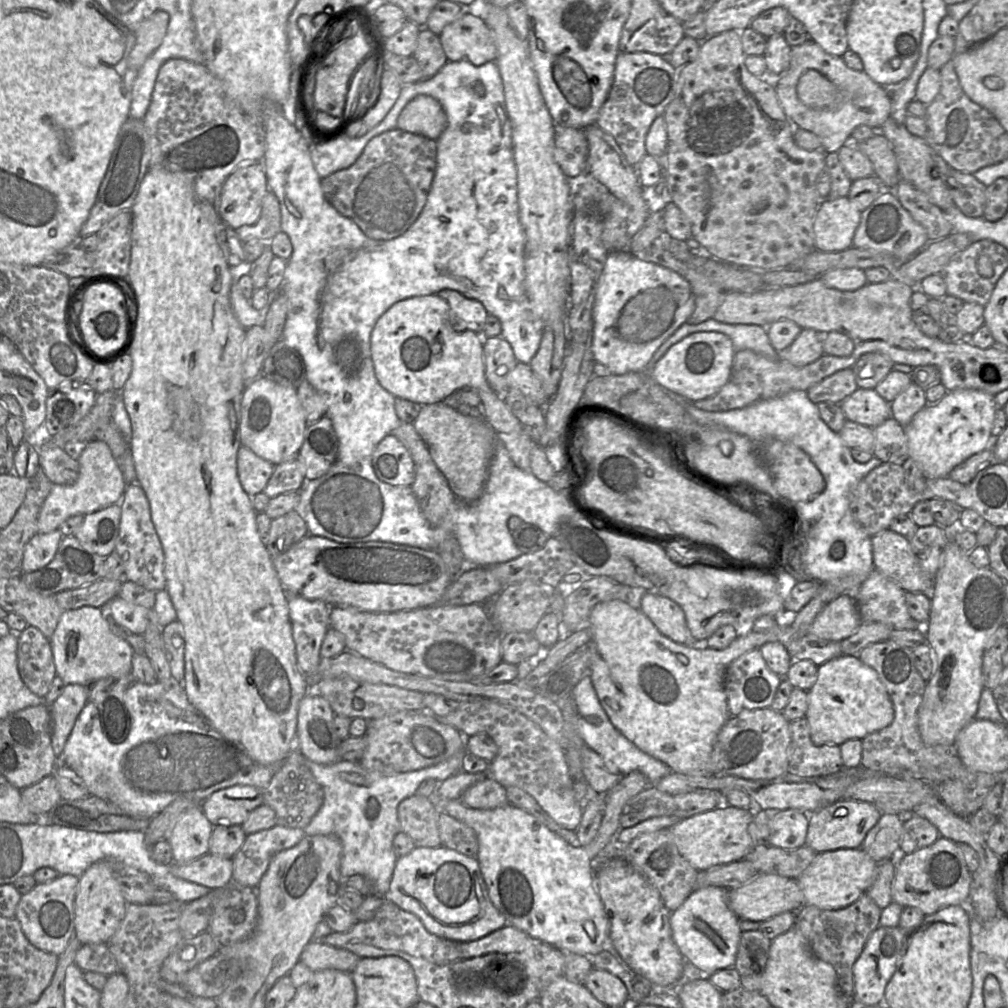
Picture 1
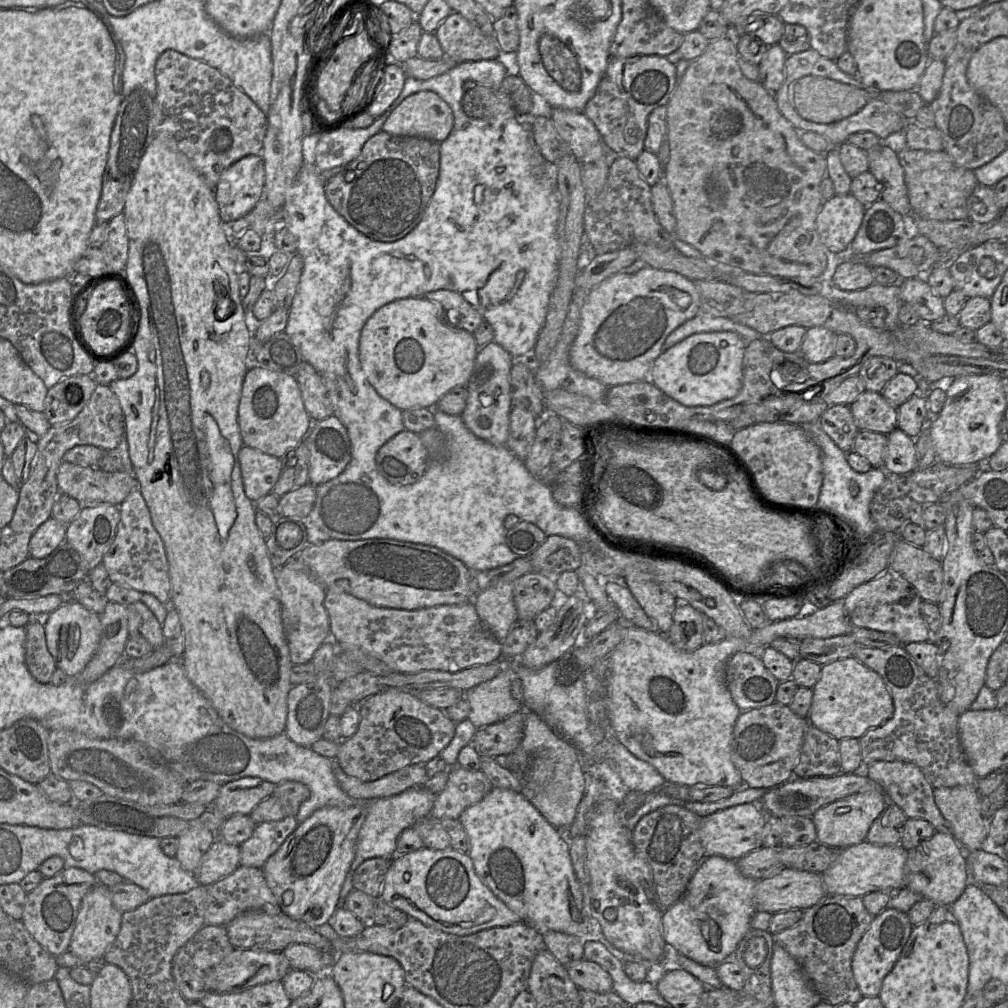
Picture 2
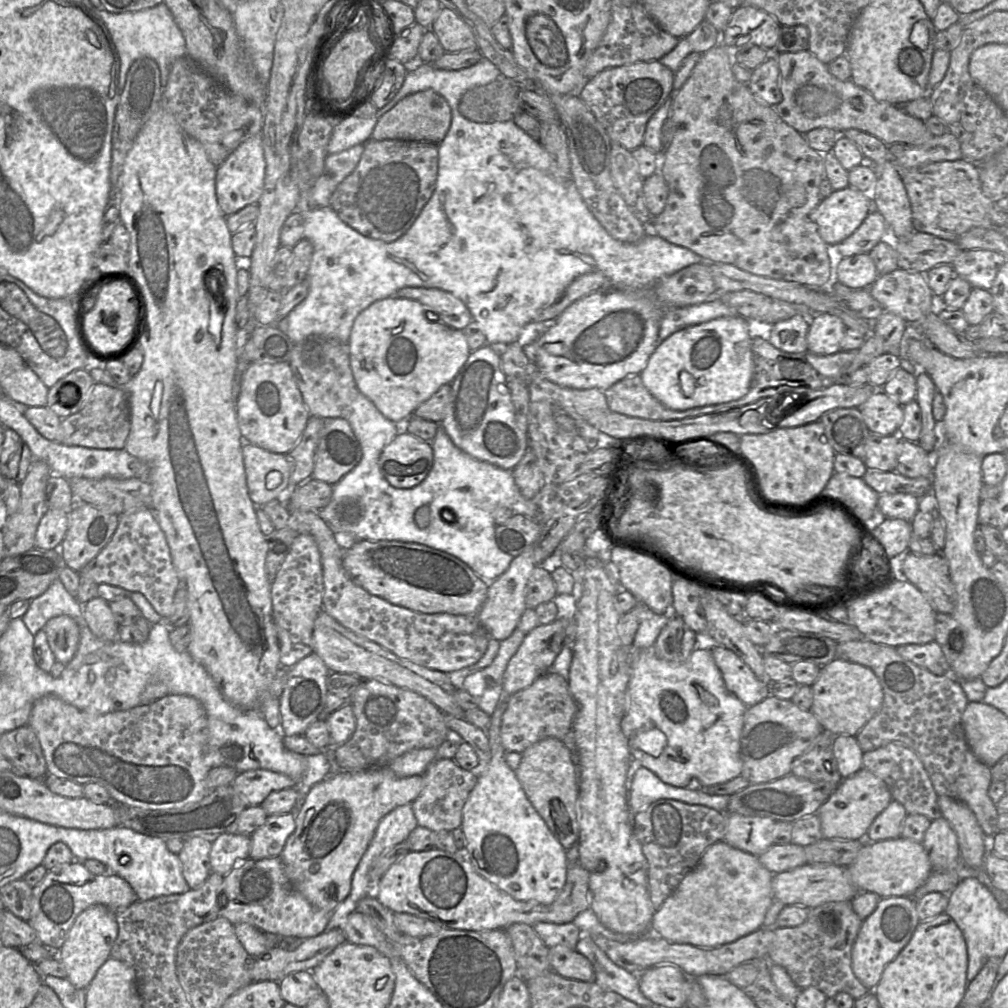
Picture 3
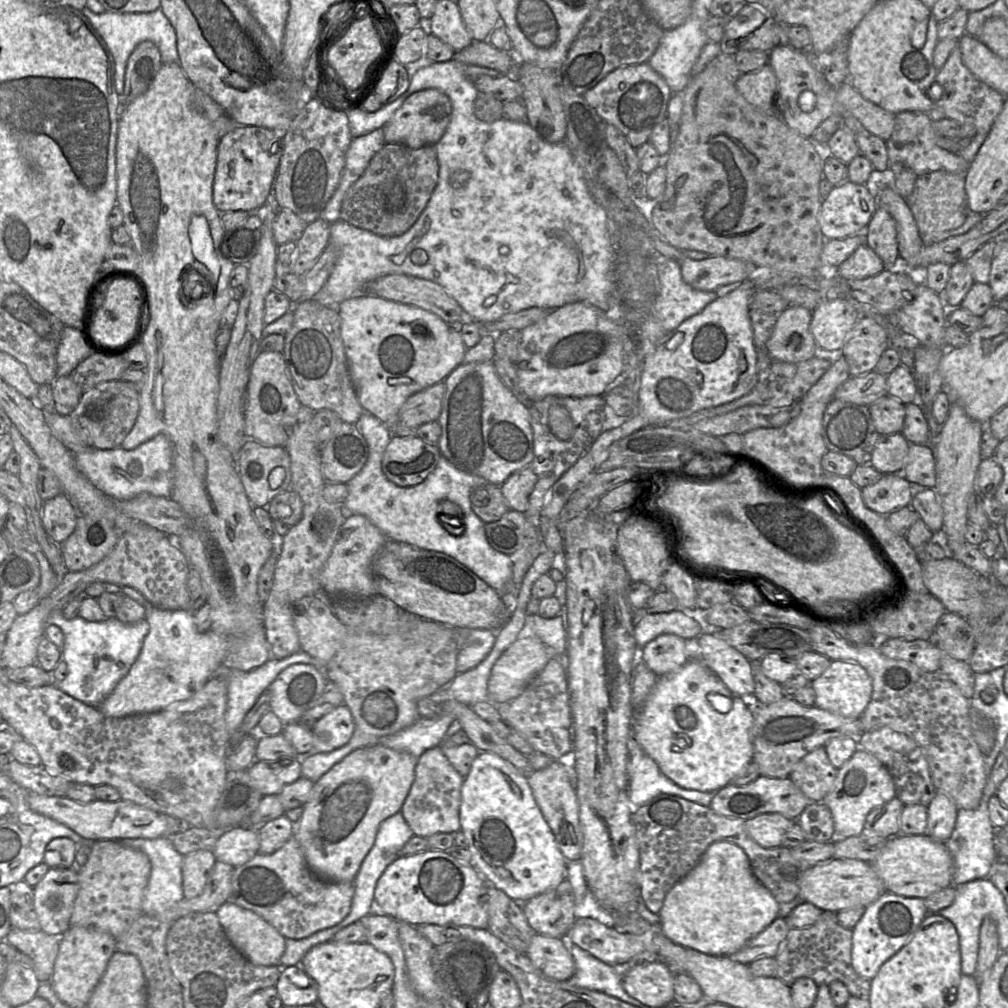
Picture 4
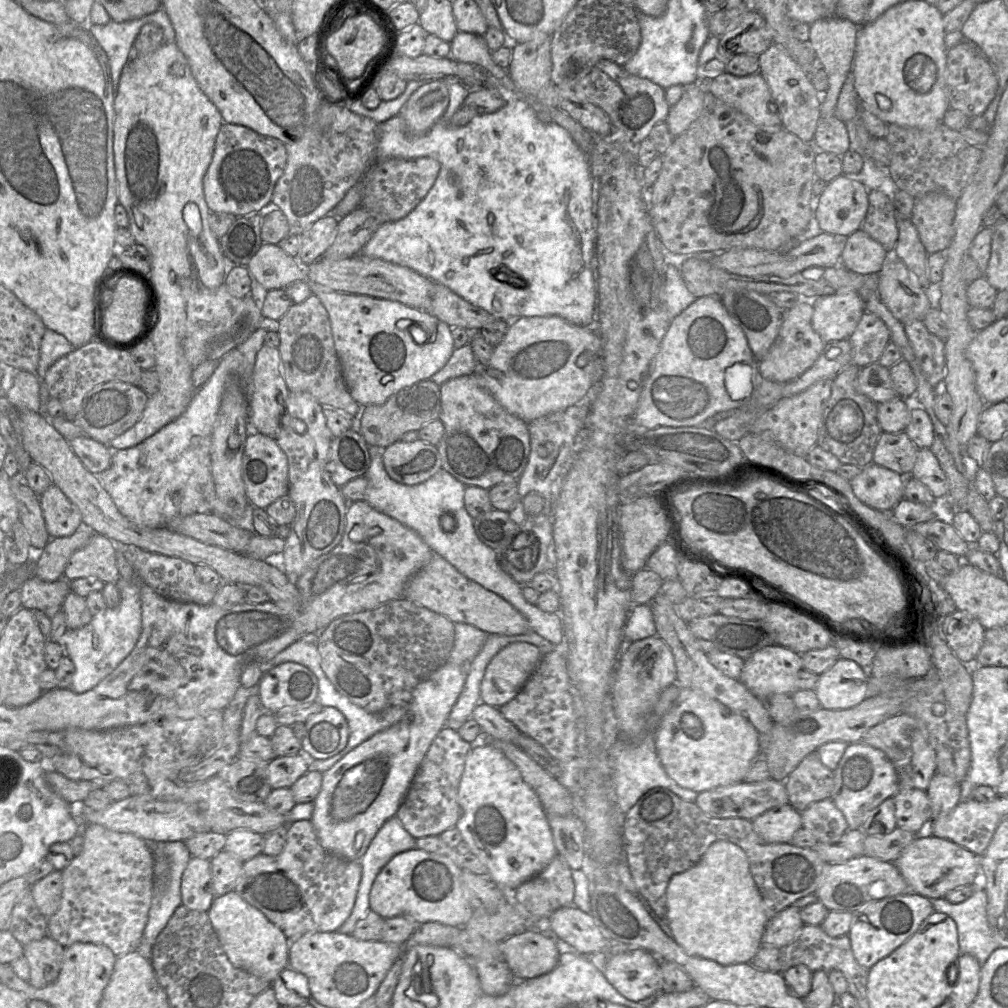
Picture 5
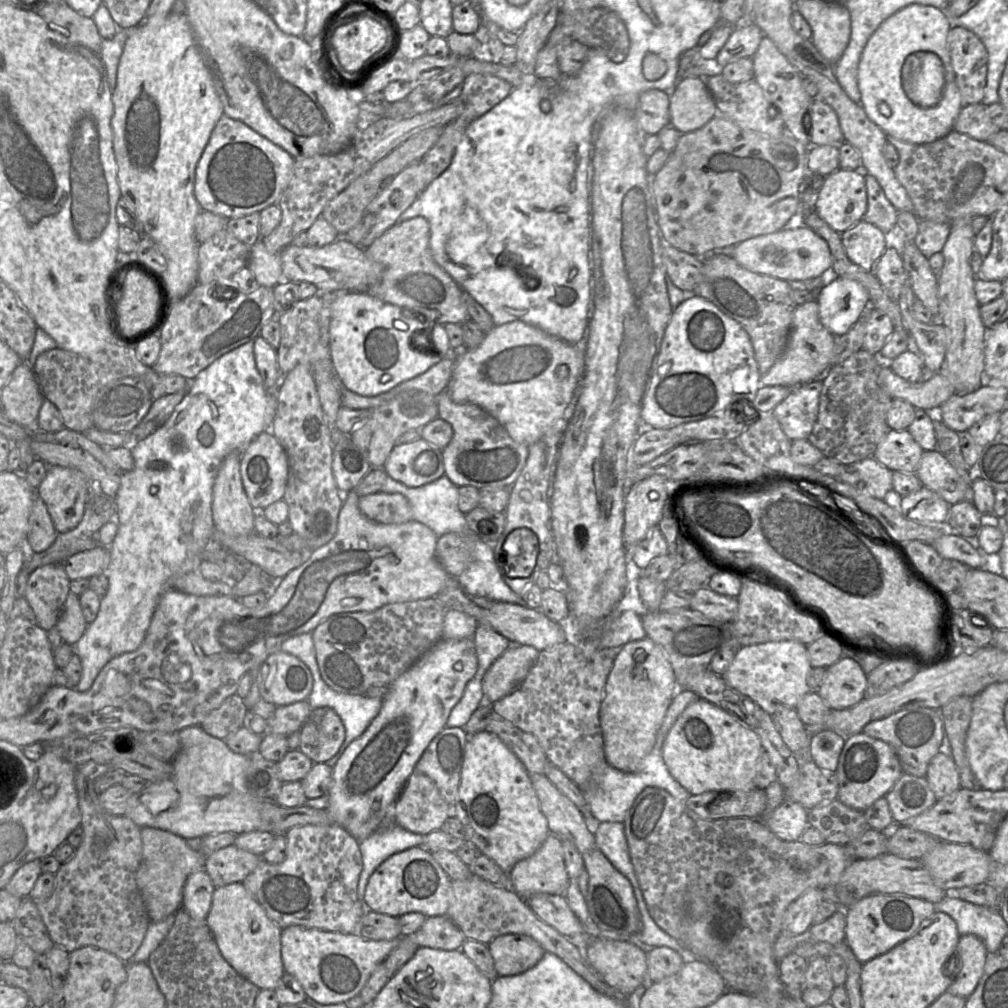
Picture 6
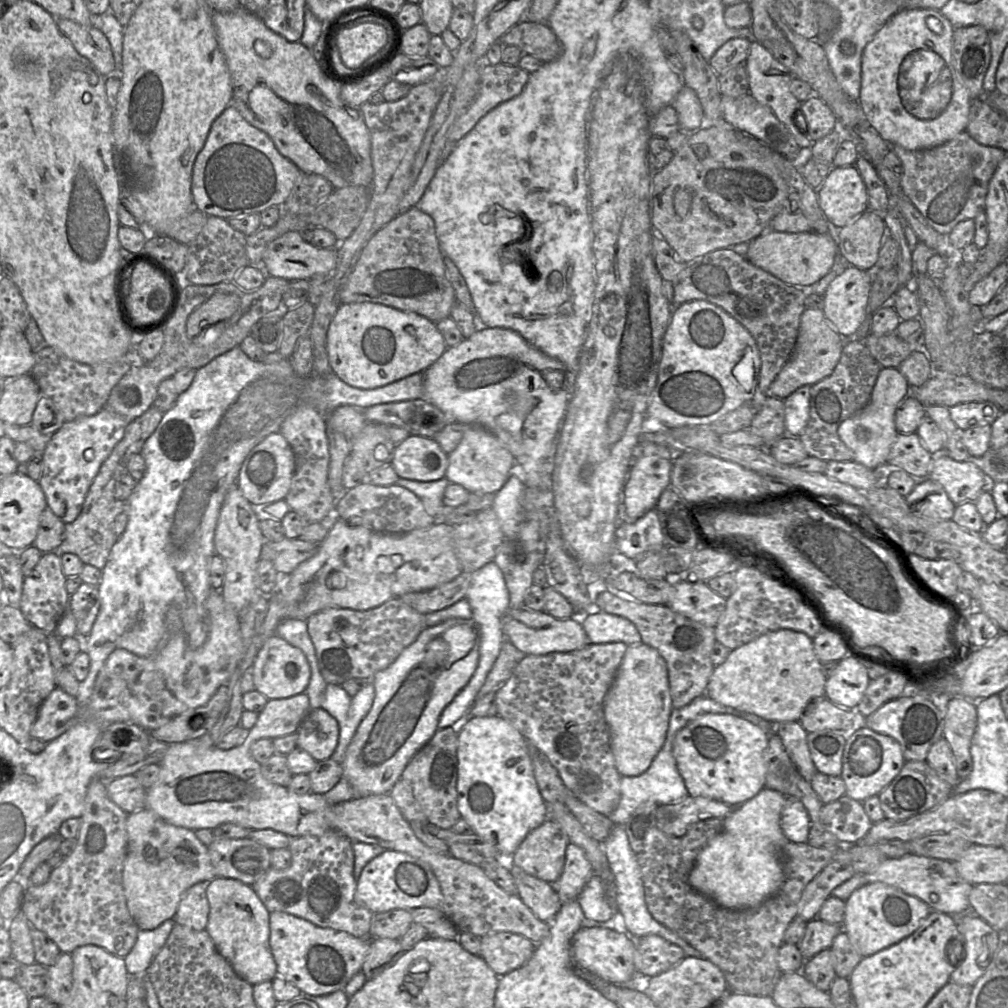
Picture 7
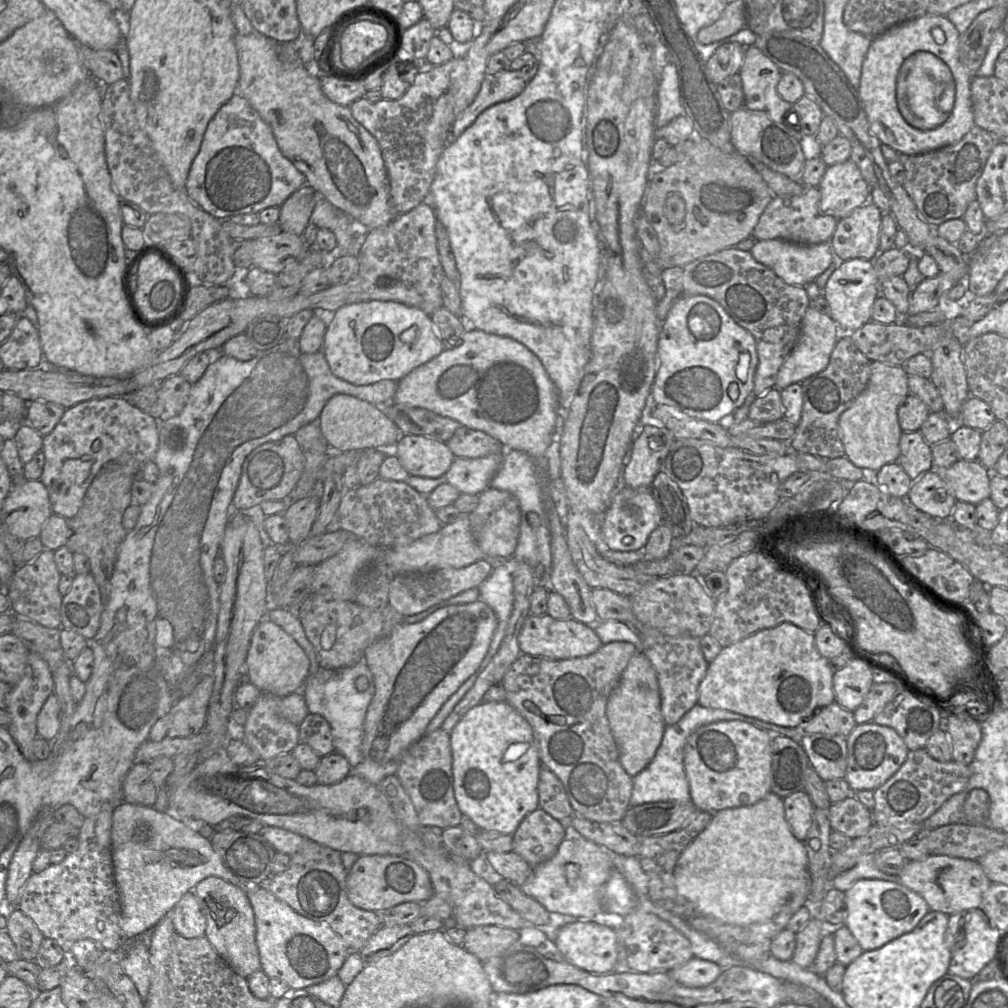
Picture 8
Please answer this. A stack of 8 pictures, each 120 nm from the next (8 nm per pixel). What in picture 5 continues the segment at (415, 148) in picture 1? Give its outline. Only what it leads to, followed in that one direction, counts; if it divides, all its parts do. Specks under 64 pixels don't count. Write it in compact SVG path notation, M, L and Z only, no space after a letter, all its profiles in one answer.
M430 157L412 160L389 158L375 162L366 173L366 186L360 207L374 213L380 224L407 216L427 195L440 172L440 163Z

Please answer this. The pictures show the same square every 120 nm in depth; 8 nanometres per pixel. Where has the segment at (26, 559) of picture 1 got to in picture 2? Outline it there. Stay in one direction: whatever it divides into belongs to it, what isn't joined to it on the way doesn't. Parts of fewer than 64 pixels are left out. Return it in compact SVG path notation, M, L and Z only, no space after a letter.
M53 517L42 523L29 541L29 556L45 558L49 556L66 539L67 525Z

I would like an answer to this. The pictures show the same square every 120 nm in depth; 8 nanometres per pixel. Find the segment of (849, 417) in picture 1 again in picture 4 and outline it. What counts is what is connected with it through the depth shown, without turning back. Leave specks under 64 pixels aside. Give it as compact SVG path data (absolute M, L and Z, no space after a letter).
M890 395L880 397L869 407L872 422L879 434L902 432L906 405Z

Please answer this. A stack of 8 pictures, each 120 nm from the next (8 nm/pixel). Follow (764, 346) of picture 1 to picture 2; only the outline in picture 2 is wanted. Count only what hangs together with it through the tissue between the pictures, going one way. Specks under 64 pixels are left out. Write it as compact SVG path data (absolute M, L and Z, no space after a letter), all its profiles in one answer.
M698 314L687 320L675 330L673 330L665 339L662 346L662 352L683 341L687 337L704 332L723 332L730 331L740 335L746 342L762 337L754 329L740 324L729 317L711 317Z

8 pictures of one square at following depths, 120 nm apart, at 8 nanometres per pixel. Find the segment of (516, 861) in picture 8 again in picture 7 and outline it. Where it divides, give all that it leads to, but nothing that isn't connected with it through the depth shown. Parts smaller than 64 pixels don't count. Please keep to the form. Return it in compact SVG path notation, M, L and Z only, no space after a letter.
M509 865L509 870L517 886L517 895L525 905L541 921L552 922L563 904L552 885L526 873L520 867Z

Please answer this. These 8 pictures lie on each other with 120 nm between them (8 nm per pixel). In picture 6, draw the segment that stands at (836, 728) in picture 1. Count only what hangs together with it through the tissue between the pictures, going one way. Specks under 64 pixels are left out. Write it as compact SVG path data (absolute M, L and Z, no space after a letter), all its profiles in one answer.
M843 656L827 668L817 693L831 710L850 708L865 698L867 675L860 665Z

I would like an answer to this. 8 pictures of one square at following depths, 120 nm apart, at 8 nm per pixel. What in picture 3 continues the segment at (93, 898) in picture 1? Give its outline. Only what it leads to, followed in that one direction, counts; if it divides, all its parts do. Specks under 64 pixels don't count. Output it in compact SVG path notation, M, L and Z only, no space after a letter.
M94 904L83 910L73 922L65 942L57 951L57 957L62 962L66 972L67 980L77 989L86 989L94 978L98 969L110 957L111 948L117 938L118 925L116 912L102 904Z

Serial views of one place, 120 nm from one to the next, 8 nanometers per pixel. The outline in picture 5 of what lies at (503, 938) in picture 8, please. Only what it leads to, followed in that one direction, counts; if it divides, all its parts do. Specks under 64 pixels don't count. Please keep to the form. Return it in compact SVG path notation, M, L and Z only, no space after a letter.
M529 929L501 942L503 960L516 980L552 971L559 962L559 943L548 931Z

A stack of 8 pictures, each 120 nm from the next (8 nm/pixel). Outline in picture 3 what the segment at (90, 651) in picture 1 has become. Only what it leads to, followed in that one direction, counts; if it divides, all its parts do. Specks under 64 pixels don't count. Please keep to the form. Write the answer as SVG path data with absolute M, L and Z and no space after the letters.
M67 615L50 619L43 628L56 661L67 665L74 657L79 643L79 627Z

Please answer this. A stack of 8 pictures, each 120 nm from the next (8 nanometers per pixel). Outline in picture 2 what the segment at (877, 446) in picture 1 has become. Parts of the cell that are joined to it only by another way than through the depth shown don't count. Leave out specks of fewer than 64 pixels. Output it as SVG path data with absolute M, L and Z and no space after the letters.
M899 428L887 435L883 468L887 473L907 474L916 468L915 439Z

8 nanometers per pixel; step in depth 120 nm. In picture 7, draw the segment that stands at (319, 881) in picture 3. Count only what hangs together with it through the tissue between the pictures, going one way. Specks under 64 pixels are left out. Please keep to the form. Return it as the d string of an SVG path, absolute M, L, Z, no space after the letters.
M452 618L425 628L386 669L371 678L375 699L361 721L341 763L343 778L359 797L389 794L411 759L431 740L438 730L443 710L468 684L479 662L480 632L473 619Z

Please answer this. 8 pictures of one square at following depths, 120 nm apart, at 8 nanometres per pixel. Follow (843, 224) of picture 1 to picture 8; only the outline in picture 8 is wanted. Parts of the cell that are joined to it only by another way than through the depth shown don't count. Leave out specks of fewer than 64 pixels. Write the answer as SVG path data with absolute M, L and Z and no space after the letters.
M851 159L828 166L817 187L820 191L820 209L838 220L871 198L867 182Z

